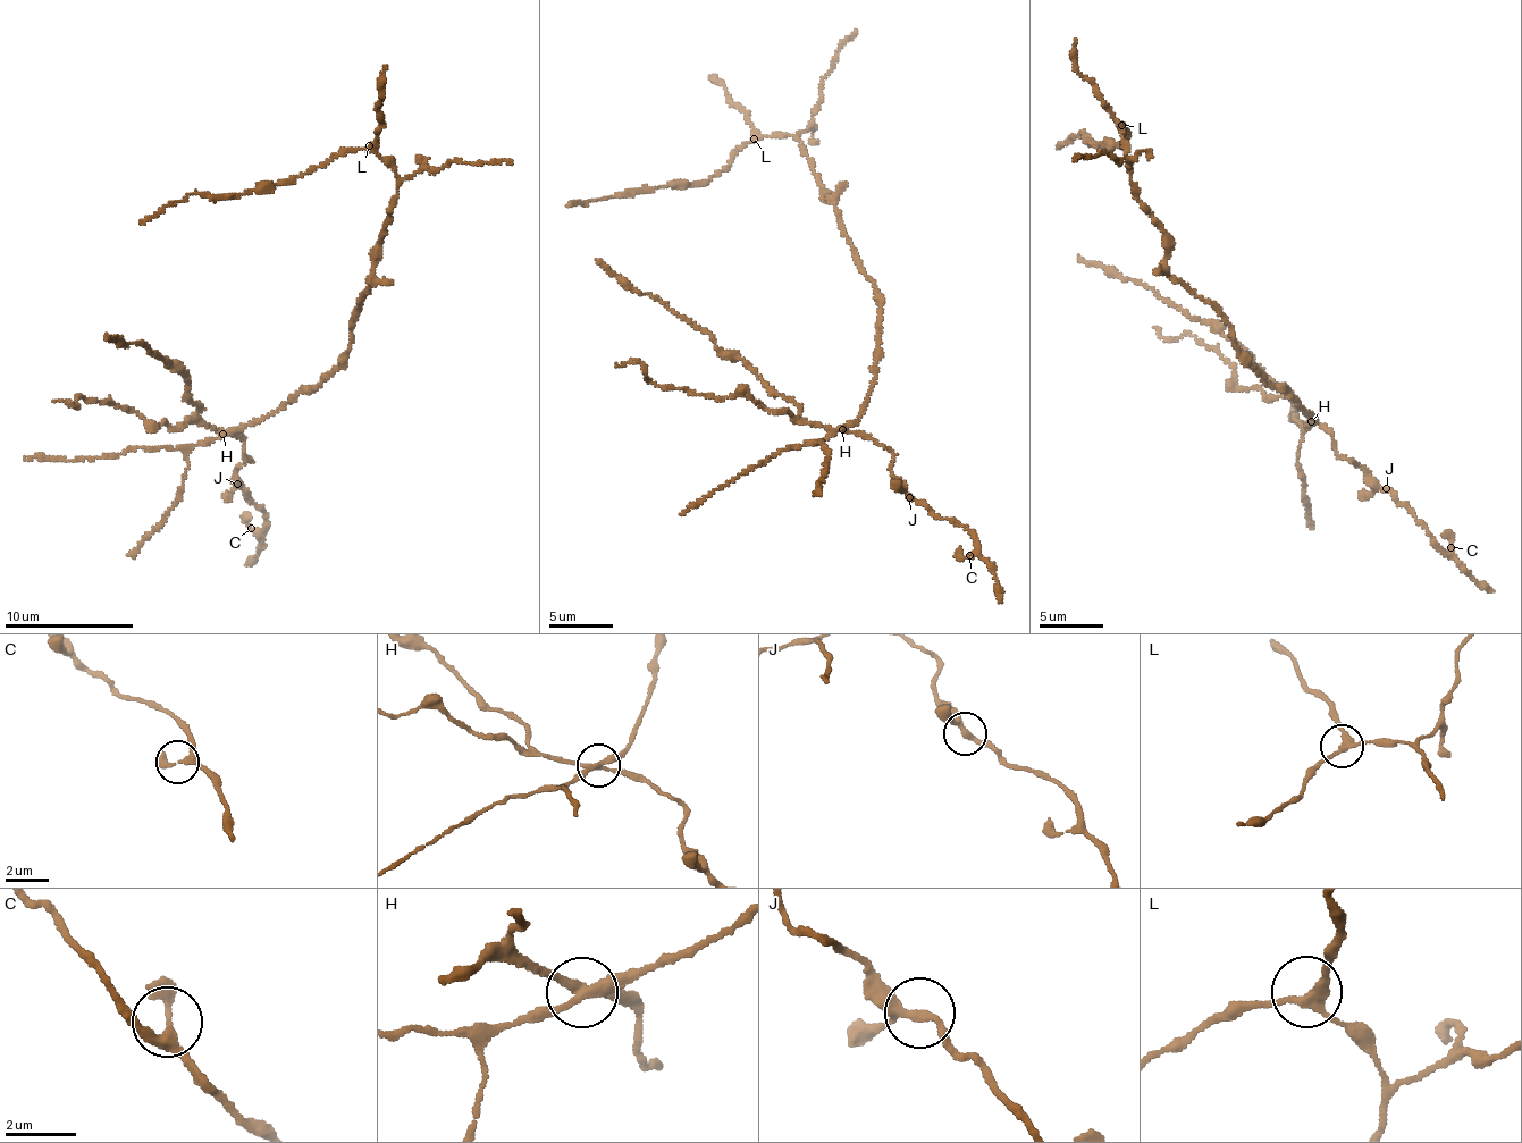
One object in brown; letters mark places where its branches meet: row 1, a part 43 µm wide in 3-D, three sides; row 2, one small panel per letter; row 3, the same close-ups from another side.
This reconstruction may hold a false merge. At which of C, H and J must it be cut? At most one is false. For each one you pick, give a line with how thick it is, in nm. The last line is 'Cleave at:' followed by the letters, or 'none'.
H: 240 nm thick
Cleave at: H

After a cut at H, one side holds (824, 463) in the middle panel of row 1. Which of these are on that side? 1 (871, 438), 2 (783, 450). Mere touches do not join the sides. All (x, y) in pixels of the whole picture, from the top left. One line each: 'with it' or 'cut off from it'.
1: cut off from it
2: with it

